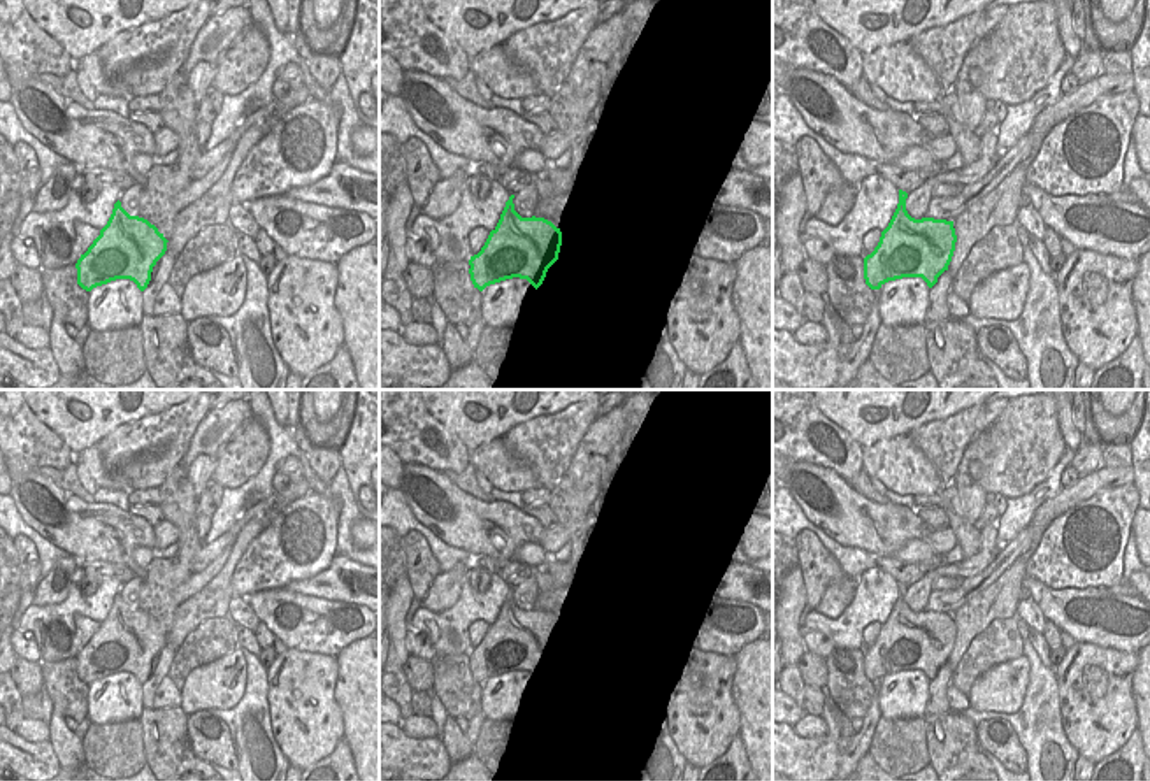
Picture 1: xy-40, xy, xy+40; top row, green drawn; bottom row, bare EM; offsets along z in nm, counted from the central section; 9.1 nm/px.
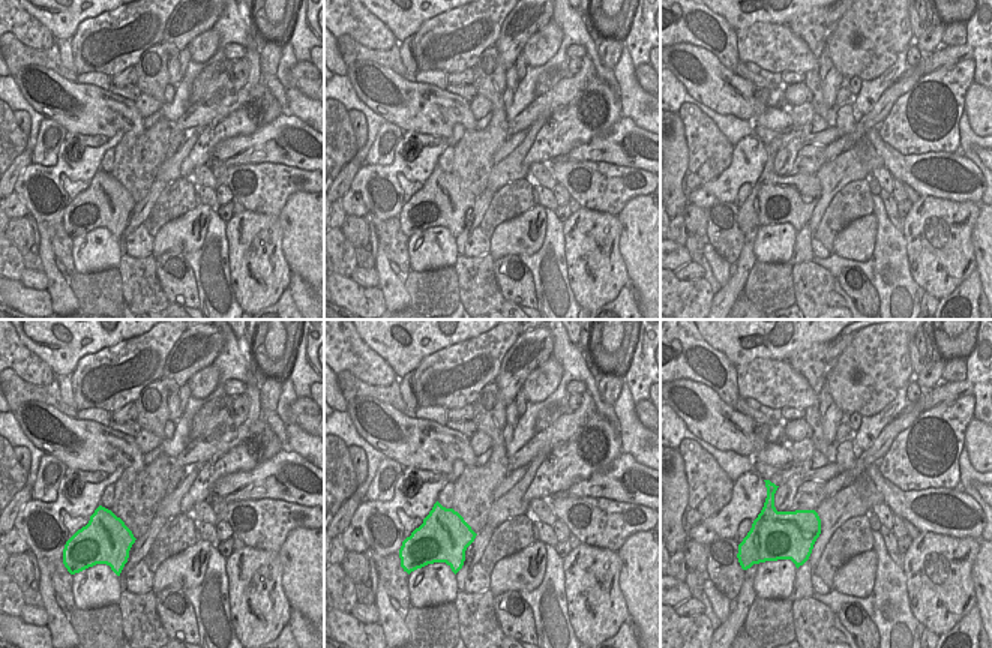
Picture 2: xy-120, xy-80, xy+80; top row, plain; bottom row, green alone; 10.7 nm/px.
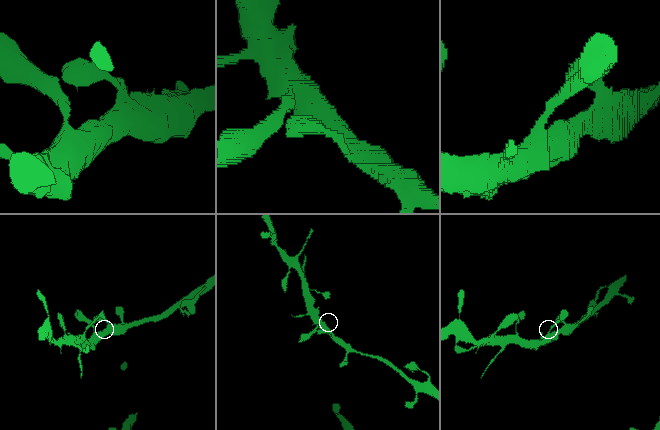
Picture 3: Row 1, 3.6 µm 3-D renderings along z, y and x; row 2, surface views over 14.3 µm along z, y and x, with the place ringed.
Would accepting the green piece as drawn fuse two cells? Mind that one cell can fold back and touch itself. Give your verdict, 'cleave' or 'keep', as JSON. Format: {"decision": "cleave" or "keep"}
{"decision": "keep"}

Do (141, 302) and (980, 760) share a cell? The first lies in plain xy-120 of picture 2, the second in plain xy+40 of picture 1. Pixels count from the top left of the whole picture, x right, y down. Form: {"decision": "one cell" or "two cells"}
{"decision": "two cells"}

